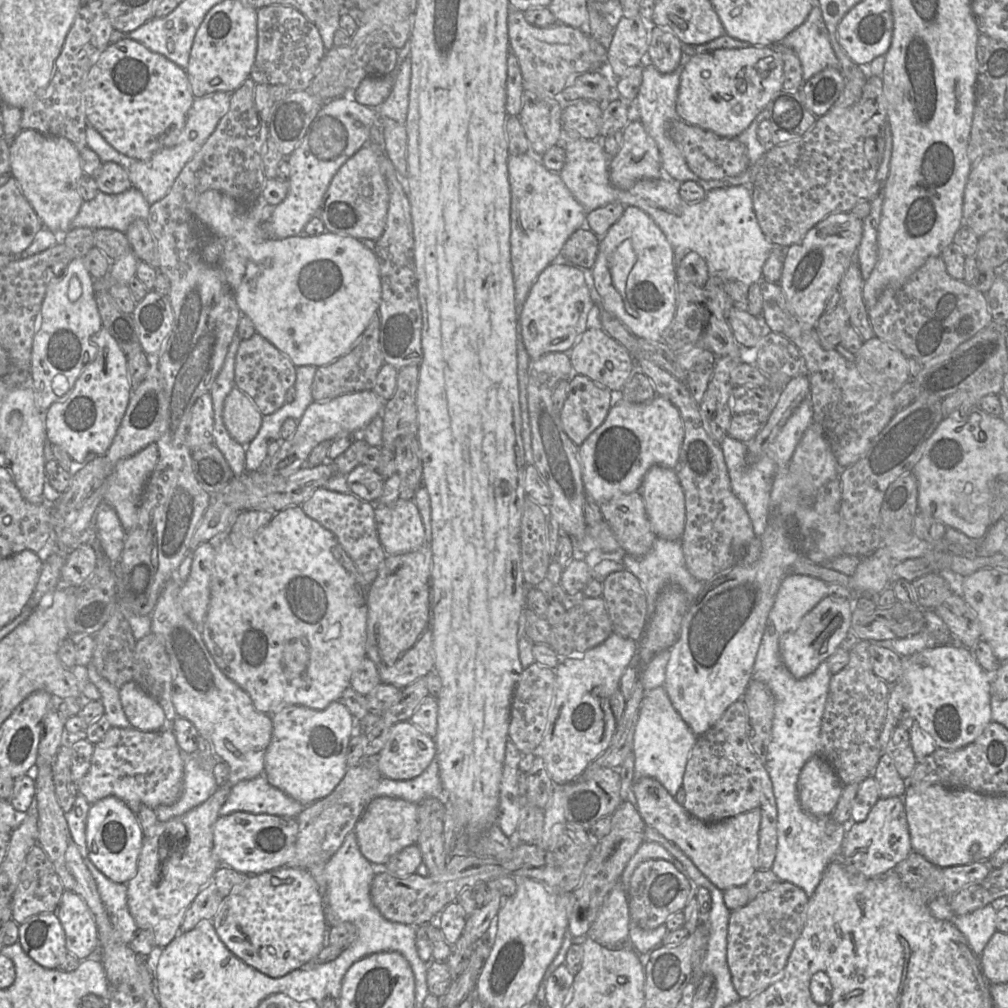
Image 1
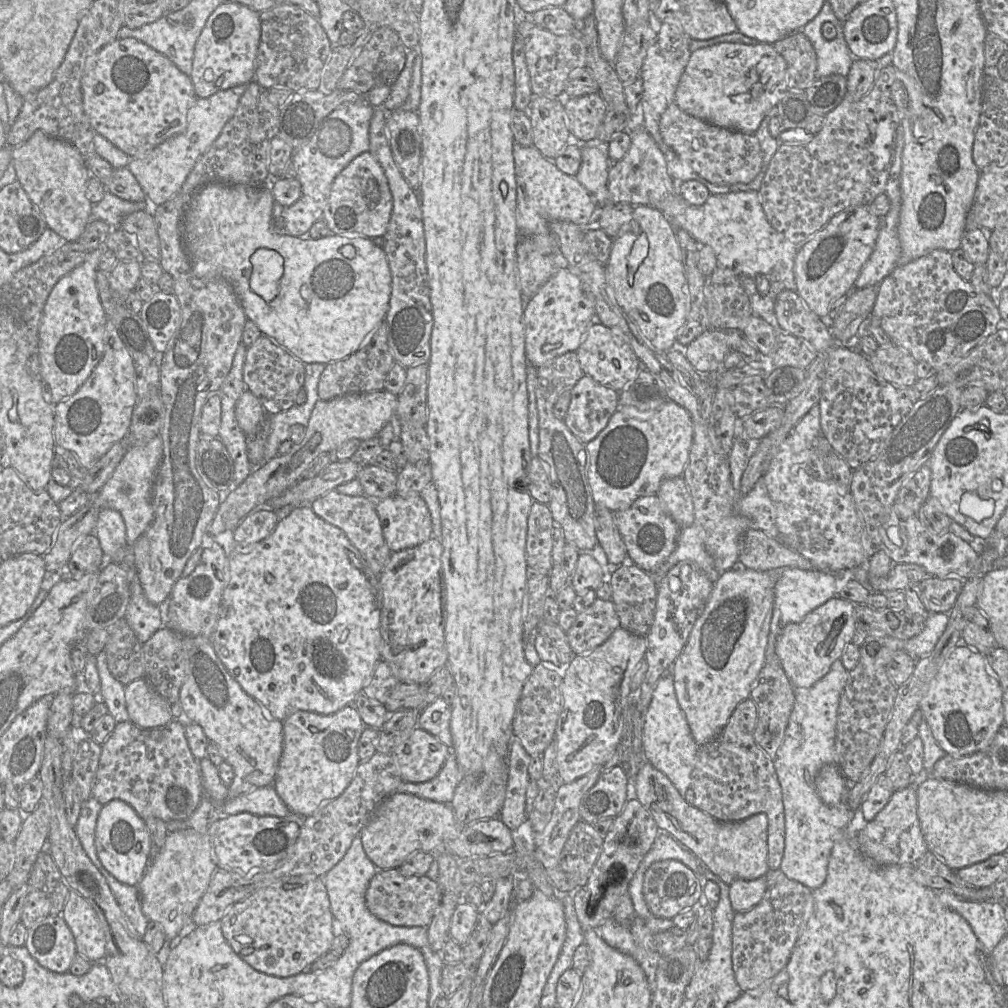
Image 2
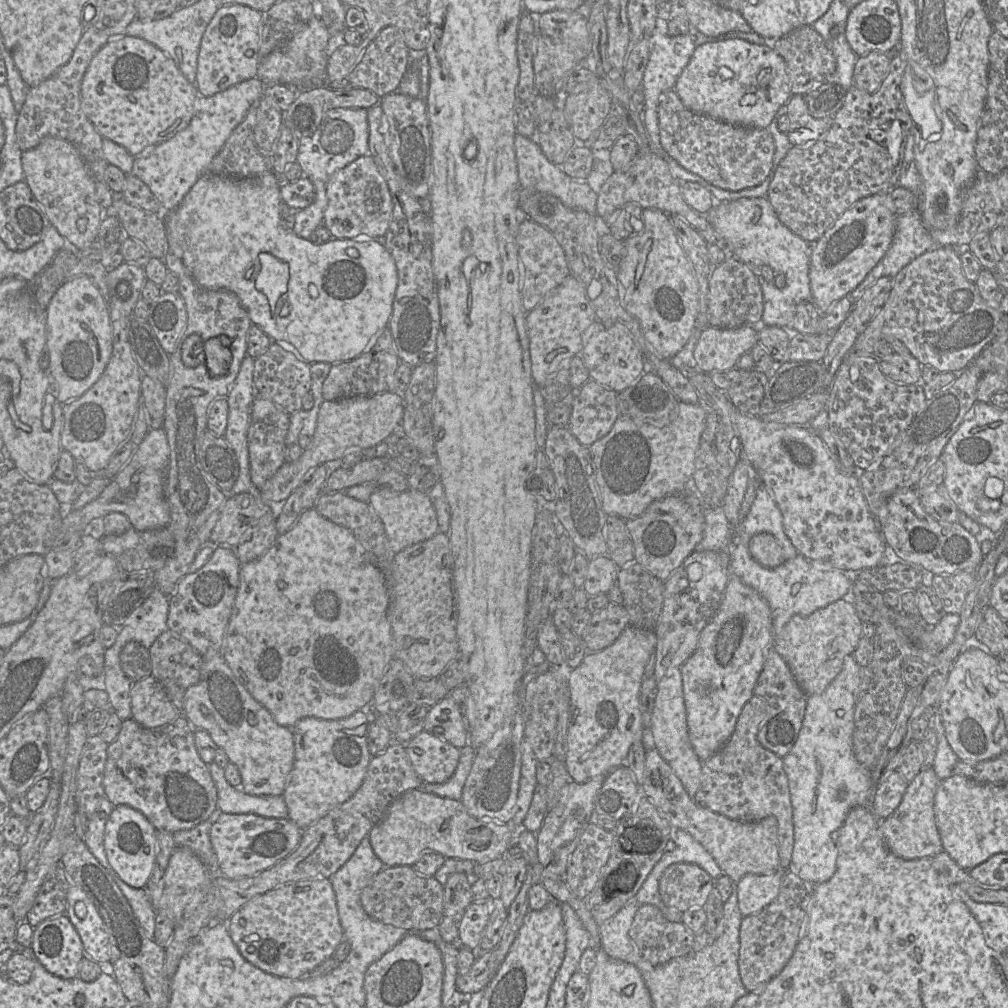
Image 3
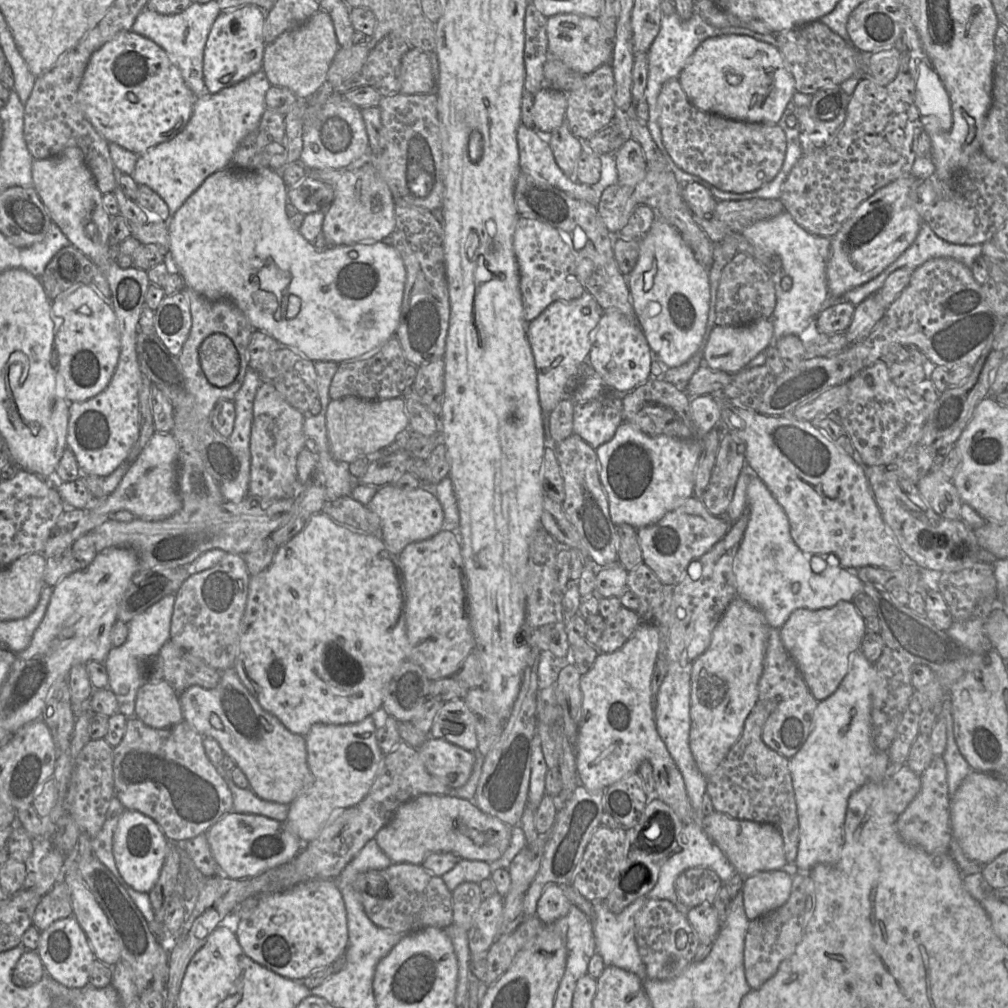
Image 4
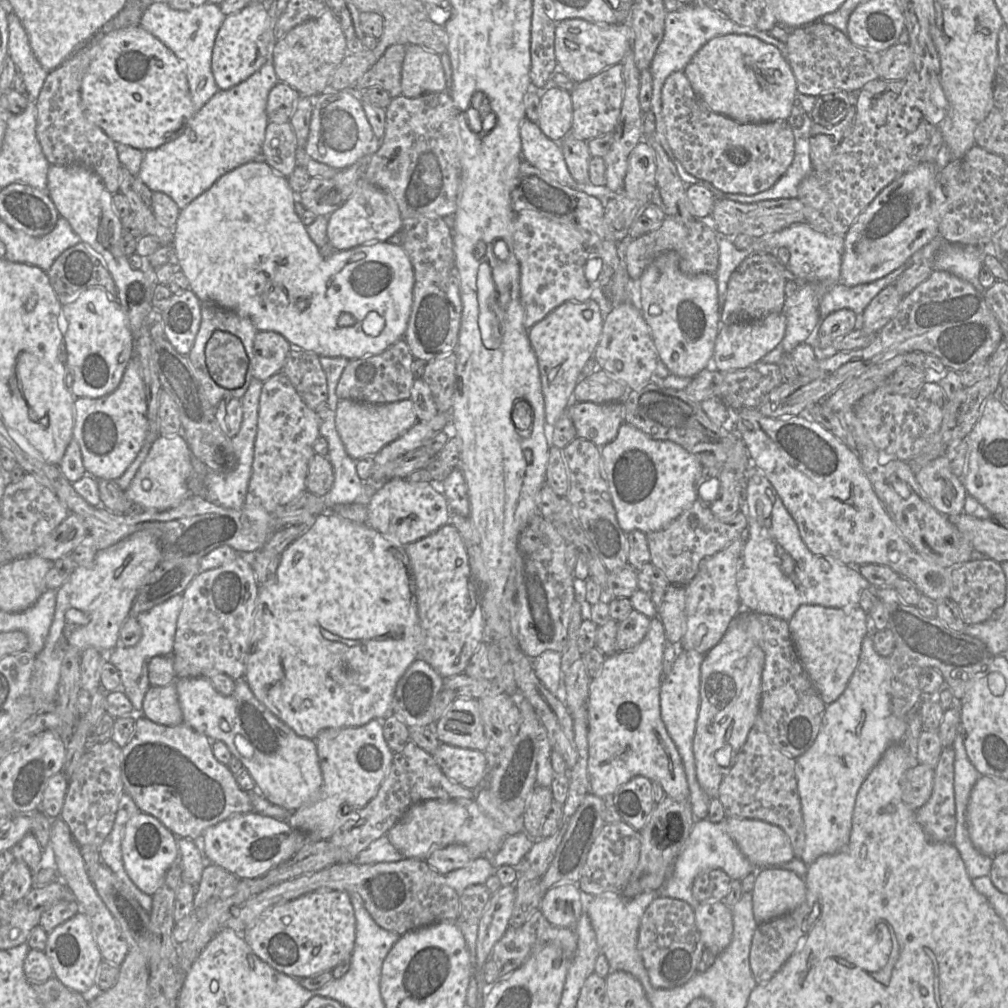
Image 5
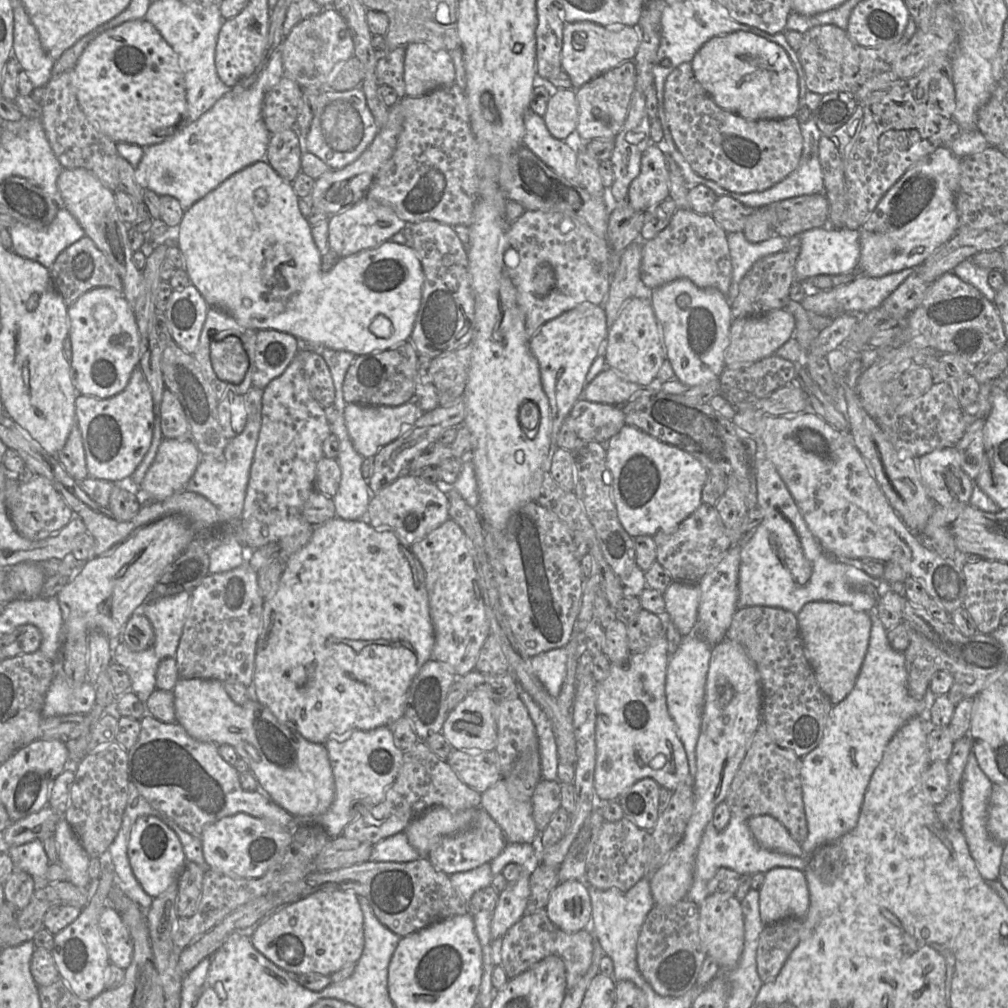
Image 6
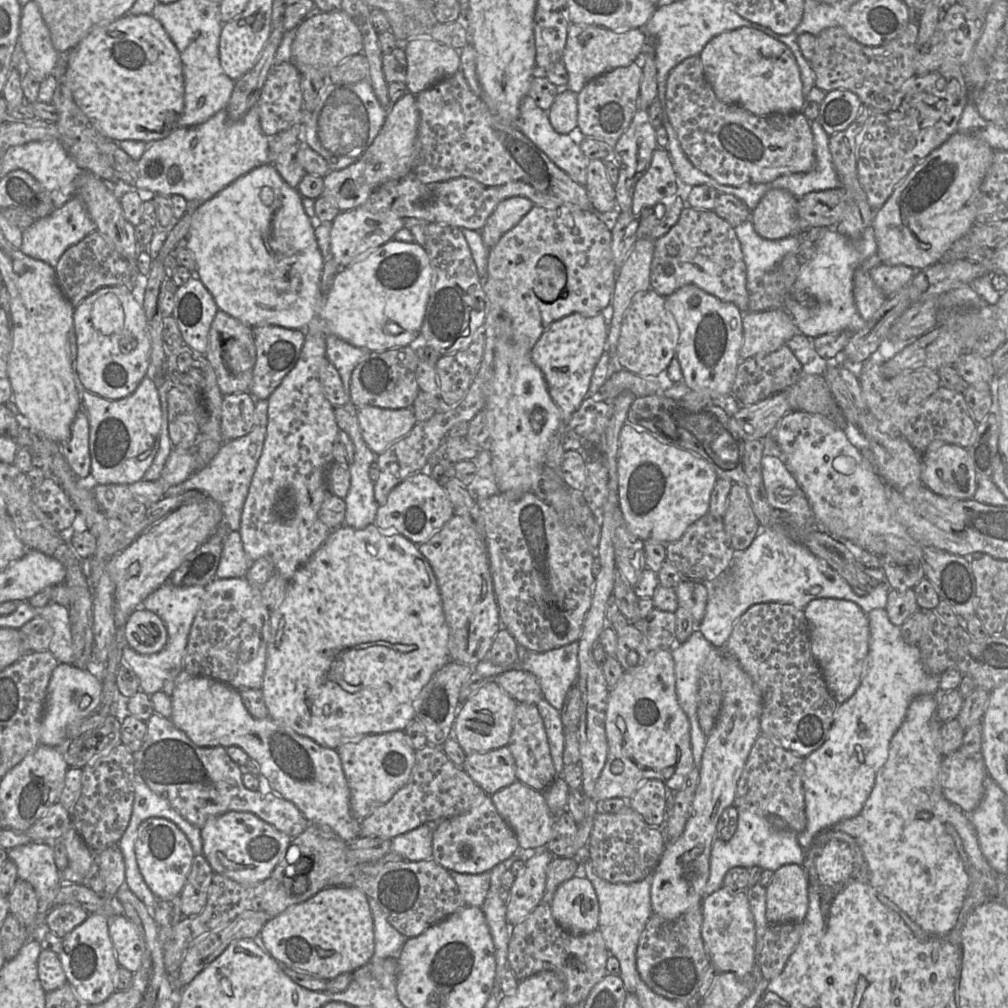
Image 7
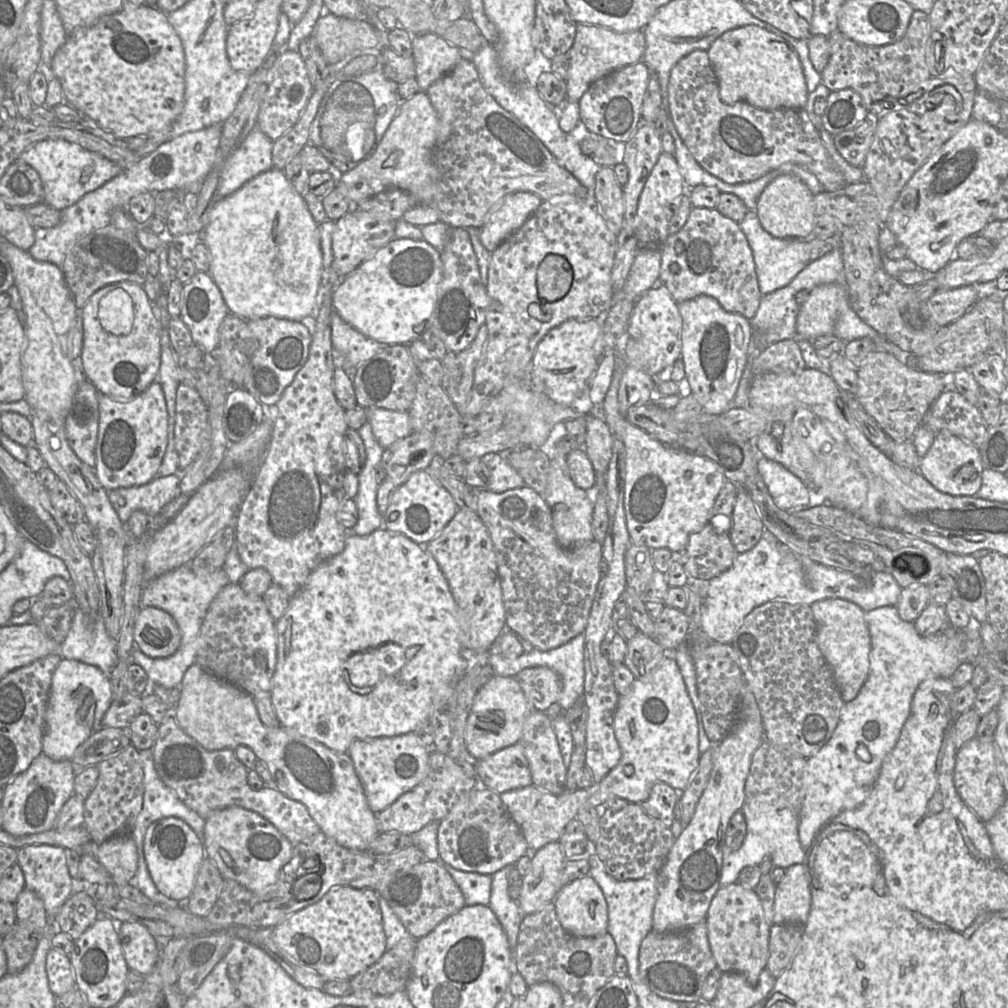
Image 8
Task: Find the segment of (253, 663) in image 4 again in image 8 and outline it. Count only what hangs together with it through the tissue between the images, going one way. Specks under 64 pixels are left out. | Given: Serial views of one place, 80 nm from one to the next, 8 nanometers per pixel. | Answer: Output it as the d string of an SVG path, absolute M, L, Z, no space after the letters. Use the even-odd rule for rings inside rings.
M380 528L367 536L357 536L354 533L350 533L347 536L346 546L344 551L325 562L319 566L310 576L307 583L302 587L302 589L290 599L289 607L285 615L275 622L277 630L277 664L276 669L272 678L272 685L270 691L270 699L274 707L278 721L286 731L290 733L296 733L302 737L306 737L317 741L329 749L340 753L347 753L350 745L355 740L365 740L371 738L382 738L382 737L394 737L403 734L413 733L419 726L429 724L429 715L431 712L431 707L433 699L438 692L438 690L444 685L449 684L453 677L458 677L462 672L465 672L469 663L461 656L462 645L459 639L460 625L458 620L458 607L451 593L449 584L438 566L435 559L420 545L413 542L403 534L399 532L391 532L385 528Z

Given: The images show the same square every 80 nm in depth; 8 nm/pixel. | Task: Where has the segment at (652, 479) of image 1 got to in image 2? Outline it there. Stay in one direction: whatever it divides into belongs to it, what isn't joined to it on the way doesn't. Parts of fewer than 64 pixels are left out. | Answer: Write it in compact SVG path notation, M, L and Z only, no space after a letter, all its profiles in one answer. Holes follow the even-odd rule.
M682 476L663 481L656 496L660 498L668 514L681 529L694 524L693 501Z

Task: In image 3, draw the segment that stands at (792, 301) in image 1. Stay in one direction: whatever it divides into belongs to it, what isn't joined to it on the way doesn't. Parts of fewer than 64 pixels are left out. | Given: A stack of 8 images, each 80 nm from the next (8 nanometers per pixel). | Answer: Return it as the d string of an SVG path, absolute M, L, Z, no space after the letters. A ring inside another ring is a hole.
M889 192L859 200L820 239L812 243L809 267L811 301L822 314L856 289L890 248L897 215Z

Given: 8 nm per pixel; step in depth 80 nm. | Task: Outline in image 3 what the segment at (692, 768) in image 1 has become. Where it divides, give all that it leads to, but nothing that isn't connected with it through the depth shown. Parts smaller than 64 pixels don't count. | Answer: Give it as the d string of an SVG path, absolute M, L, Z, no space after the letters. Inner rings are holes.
M752 696L744 705L730 739L712 757L701 762L701 790L705 795L705 807L727 818L739 821L775 818L780 870L788 871L794 846L793 810L783 759L764 748L757 740L766 713L766 701Z

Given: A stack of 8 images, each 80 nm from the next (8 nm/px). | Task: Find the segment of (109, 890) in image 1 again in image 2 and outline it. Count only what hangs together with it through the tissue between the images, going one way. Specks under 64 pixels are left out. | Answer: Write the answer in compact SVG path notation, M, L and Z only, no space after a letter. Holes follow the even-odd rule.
M99 868L98 870L106 879L118 905L128 921L131 931L138 938L142 938L149 920L142 912L137 886L125 885L119 882L104 868Z

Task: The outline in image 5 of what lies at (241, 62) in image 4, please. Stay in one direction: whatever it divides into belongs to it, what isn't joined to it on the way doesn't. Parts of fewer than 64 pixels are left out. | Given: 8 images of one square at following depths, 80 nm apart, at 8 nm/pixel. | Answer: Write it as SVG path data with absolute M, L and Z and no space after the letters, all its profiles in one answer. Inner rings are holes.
M262 1L225 16L215 38L211 60L212 74L219 90L230 89L246 80L271 59L275 40L269 27L265 3Z

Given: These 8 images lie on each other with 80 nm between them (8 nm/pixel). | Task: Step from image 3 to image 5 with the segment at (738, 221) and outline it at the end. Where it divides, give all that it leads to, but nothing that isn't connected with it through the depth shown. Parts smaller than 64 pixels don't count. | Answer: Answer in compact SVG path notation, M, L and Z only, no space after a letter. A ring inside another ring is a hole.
M797 223L779 232L763 235L761 239L771 248L787 248L790 253L788 270L795 276L799 285L797 292L786 296L781 313L786 318L784 338L777 347L789 354L797 345L806 343L820 322L819 306L823 296L839 284L844 235L818 232L807 223Z

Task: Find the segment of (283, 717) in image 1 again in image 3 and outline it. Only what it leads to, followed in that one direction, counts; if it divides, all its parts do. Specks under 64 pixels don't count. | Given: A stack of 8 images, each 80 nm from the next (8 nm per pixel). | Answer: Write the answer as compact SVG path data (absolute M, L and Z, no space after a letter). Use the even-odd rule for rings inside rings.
M358 710L338 720L305 717L290 728L294 739L294 763L282 797L287 806L288 818L301 830L348 800L362 784L372 758L367 746L369 725L366 710Z

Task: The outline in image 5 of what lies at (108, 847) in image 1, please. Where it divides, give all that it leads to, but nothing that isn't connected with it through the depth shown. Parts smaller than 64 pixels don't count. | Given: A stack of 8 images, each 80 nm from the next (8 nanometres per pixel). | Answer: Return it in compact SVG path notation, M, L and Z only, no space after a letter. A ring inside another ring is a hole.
M139 812L125 825L121 842L124 869L131 881L152 896L163 884L166 872L179 855L178 838L155 817Z

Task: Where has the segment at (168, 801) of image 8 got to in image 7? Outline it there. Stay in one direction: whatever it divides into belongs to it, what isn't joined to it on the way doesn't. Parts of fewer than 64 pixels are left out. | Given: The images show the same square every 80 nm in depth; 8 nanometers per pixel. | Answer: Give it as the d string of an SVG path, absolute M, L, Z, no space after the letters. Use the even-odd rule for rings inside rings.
M140 776L134 778L132 814L123 836L117 843L120 851L132 842L133 853L140 824L149 818L164 818L173 822L189 840L195 856L203 855L201 829L186 821L165 799L152 792Z

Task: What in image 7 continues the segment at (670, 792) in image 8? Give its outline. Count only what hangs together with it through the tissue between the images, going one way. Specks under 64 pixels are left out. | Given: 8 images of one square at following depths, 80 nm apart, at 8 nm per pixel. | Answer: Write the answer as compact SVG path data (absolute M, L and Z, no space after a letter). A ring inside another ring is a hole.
M649 779L628 799L628 806L641 815L648 825L659 826L665 821L667 790L671 789L661 781Z

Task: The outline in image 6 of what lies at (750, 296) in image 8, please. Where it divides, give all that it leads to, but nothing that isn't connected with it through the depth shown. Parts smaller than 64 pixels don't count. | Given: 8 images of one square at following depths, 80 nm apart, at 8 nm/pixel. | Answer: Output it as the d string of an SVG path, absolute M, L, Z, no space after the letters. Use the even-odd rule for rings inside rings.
M690 208L677 209L668 226L643 243L642 282L653 290L673 280L687 278L699 288L716 288L726 295L733 271L727 235L711 214L697 214Z

